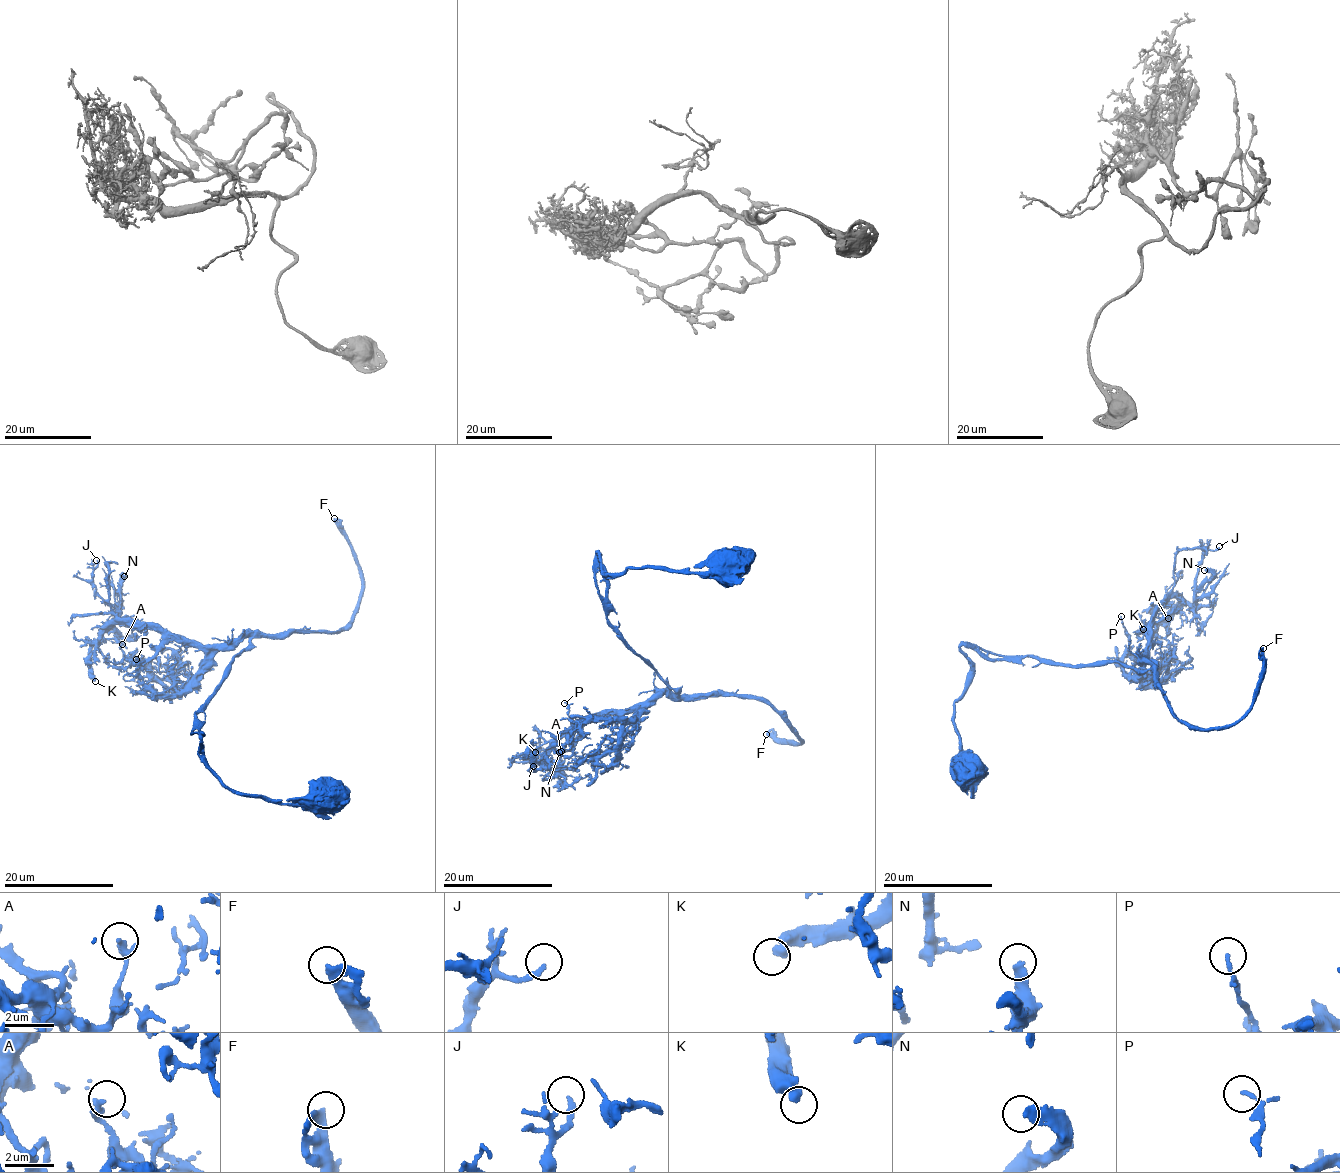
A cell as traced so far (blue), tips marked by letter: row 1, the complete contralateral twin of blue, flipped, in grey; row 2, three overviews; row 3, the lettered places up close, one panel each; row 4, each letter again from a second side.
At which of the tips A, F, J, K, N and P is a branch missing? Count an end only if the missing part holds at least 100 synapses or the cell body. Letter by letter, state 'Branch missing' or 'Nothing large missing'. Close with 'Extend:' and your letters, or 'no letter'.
A: Nothing large missing
F: Branch missing
J: Nothing large missing
K: Nothing large missing
N: Nothing large missing
P: Nothing large missing
Extend: F

